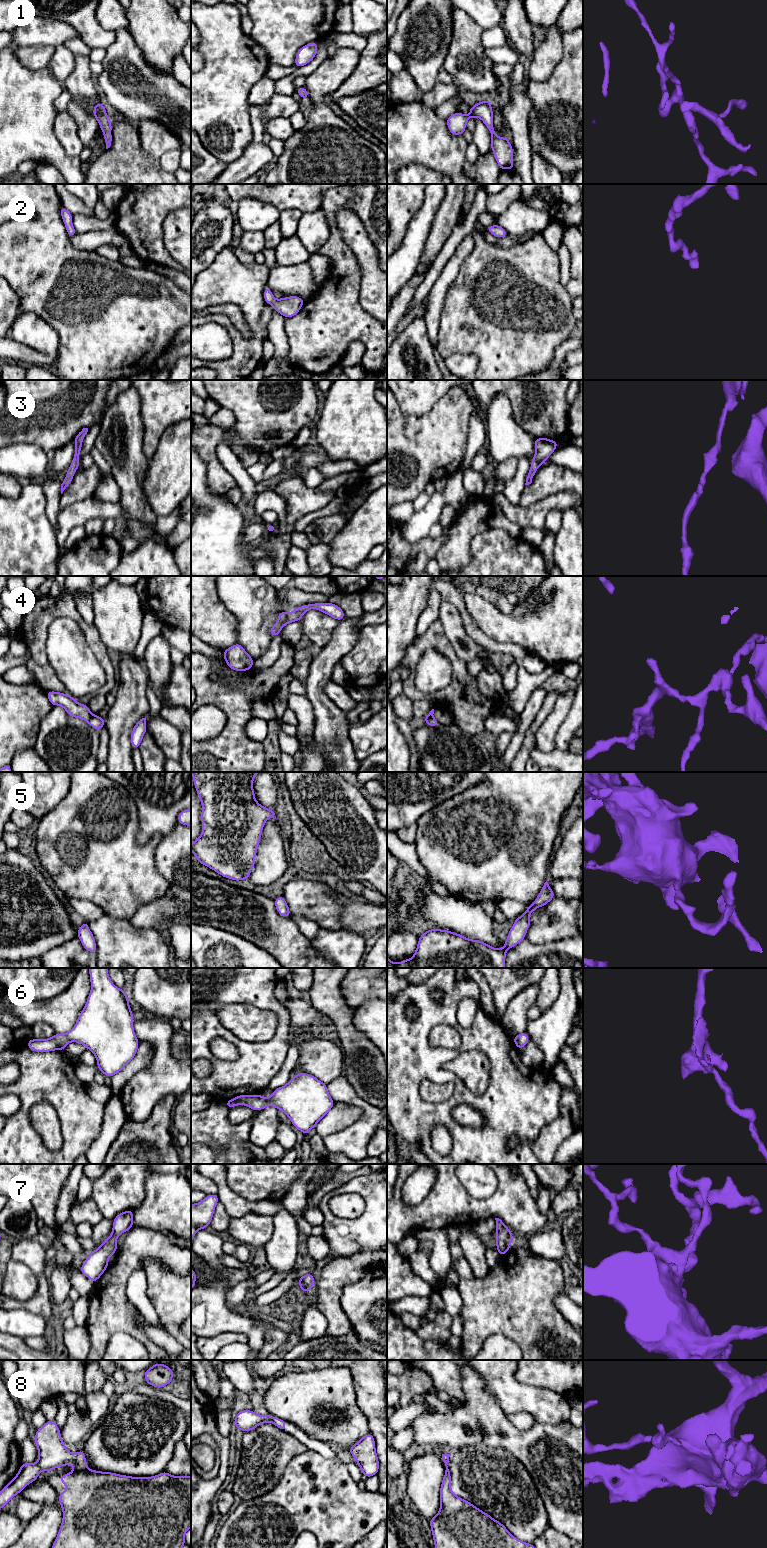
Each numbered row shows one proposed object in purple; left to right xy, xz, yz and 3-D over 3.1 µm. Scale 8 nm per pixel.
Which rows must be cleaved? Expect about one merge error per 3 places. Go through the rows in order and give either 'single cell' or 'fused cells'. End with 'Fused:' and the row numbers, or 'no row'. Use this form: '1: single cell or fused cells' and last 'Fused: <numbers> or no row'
1: single cell
2: single cell
3: single cell
4: fused cells
5: single cell
6: single cell
7: single cell
8: single cell
Fused: 4

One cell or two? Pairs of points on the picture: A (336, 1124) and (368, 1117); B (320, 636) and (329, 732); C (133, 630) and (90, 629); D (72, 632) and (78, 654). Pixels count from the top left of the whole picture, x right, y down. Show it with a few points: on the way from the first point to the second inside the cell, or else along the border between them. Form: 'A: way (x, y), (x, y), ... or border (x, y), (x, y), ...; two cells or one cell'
A: border (362, 1109), (362, 1115), (358, 1119), (338, 1131); two cells
B: border (335, 628), (331, 638), (321, 647); two cells
C: border (93, 623), (107, 649); two cells
D: way (72, 637), (73, 649); one cell

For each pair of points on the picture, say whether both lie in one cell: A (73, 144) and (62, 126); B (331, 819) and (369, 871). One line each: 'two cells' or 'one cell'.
A: one cell
B: one cell

